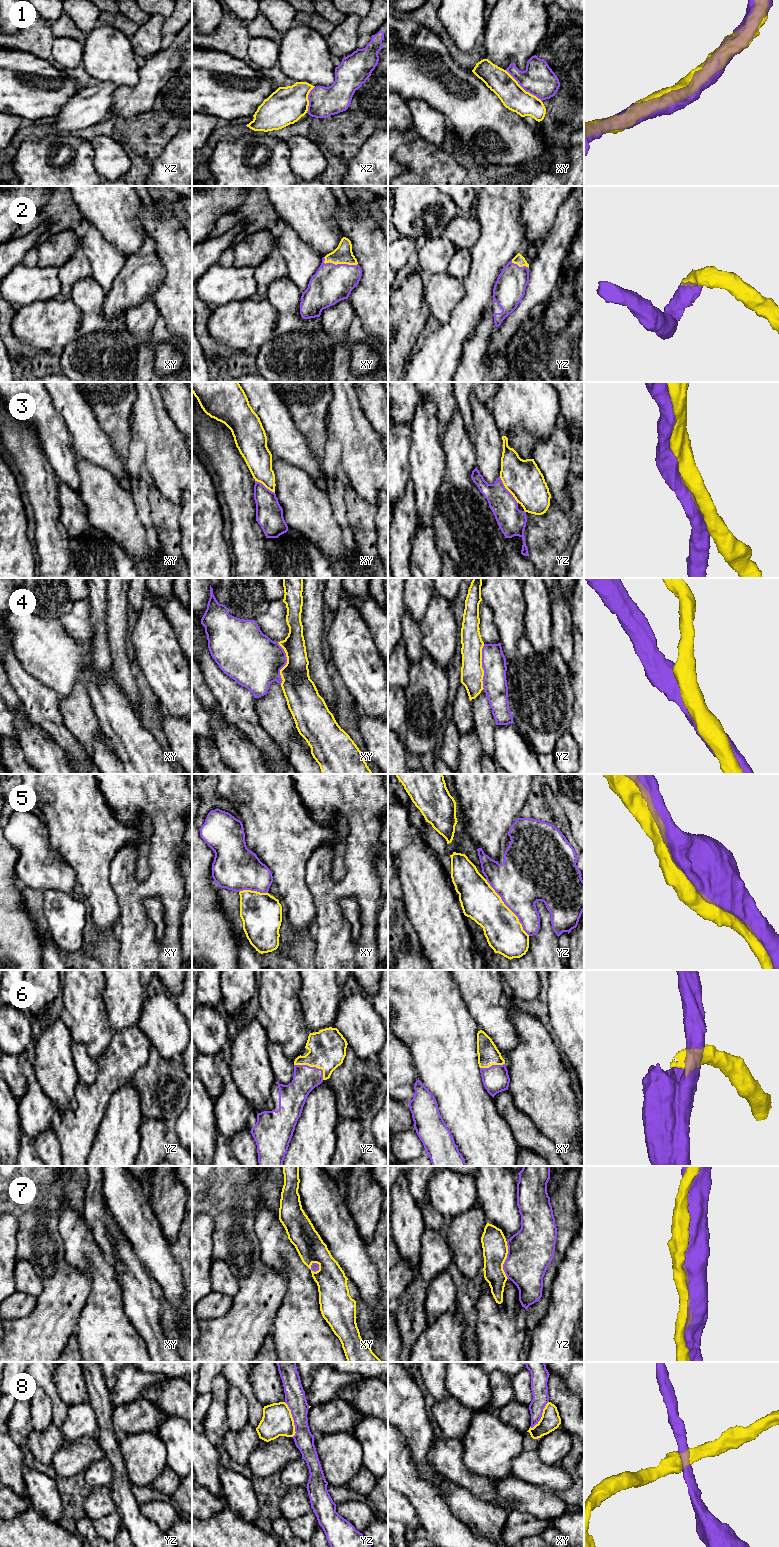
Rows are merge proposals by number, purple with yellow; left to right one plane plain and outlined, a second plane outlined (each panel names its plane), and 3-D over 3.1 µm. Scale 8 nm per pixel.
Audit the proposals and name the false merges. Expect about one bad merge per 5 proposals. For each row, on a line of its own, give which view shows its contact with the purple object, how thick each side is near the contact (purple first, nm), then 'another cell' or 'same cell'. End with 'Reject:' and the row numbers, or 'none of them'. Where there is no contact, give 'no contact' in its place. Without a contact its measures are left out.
1: meets purple in xy; 260 nm thick on the purple side, 200 nm on the other; same cell
2: meets purple in xy; 320 nm thick on the purple side, 150 nm on the other; same cell
3: meets purple in yz; 220 nm thick on the purple side, 300 nm on the other; same cell
4: meets purple in yz; 190 nm thick on the purple side, 180 nm on the other; another cell
5: meets purple in yz; 420 nm thick on the purple side, 300 nm on the other; same cell
6: meets purple in yz; 200 nm thick on the purple side, 300 nm on the other; same cell
7: meets purple in yz; 360 nm thick on the purple side, 200 nm on the other; same cell
8: meets purple in yz; 160 nm thick on the purple side, 240 nm on the other; another cell
Reject: 4, 8

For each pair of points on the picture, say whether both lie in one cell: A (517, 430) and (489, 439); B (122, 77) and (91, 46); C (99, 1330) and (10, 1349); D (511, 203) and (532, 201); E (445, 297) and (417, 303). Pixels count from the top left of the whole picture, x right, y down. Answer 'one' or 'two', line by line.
A: two
B: one
C: two
D: two
E: two

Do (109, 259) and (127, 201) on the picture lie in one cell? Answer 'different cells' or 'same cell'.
same cell

